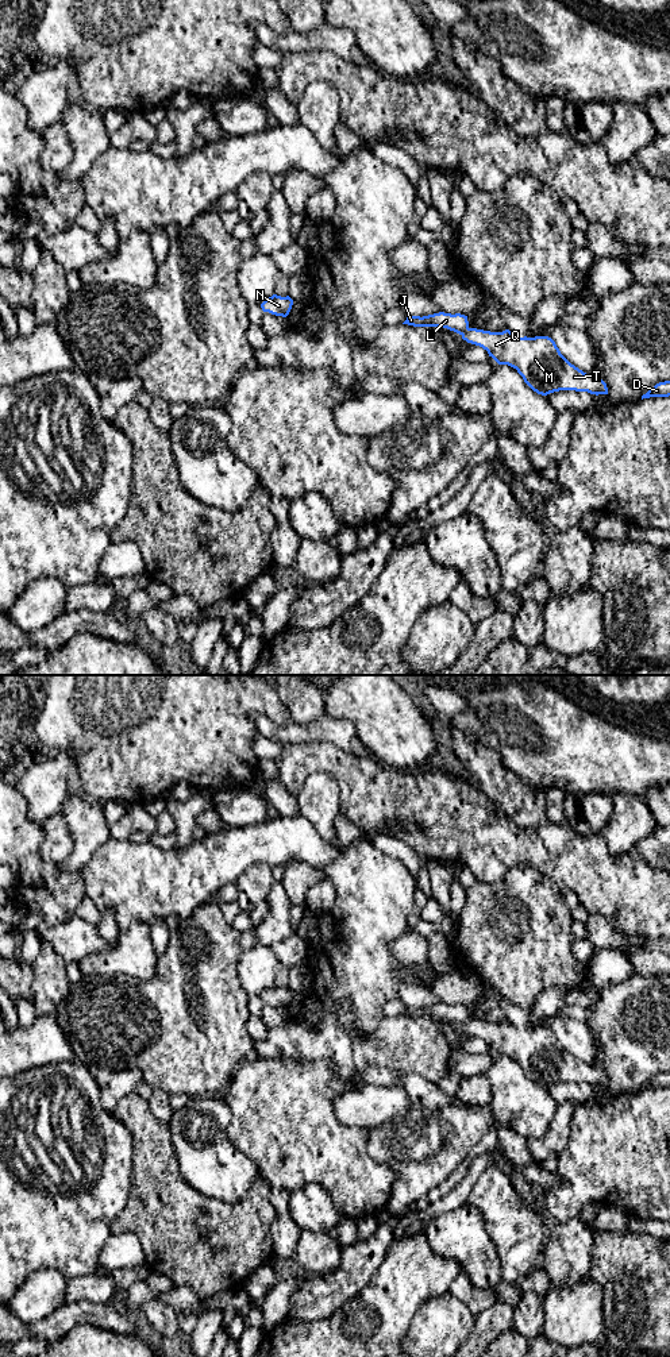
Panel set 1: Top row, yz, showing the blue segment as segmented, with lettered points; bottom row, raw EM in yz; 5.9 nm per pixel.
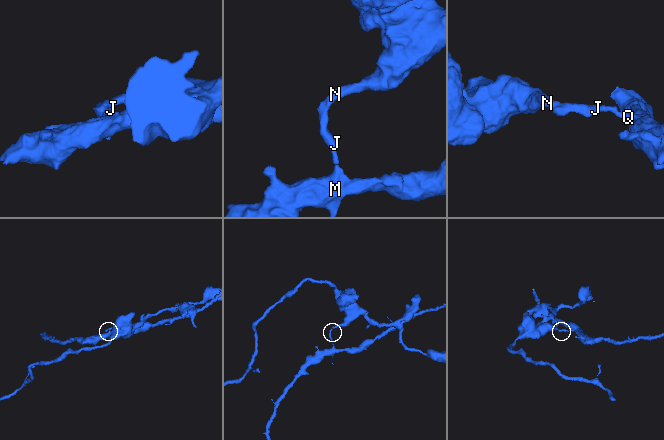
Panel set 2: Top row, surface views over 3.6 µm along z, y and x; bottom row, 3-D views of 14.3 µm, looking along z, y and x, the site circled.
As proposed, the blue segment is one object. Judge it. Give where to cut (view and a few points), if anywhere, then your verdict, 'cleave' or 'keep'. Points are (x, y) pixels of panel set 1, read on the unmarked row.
cut in yz along (469, 1020), (461, 1025); cleave

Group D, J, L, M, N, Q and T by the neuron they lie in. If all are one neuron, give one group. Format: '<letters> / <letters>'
D M Q T / J L N

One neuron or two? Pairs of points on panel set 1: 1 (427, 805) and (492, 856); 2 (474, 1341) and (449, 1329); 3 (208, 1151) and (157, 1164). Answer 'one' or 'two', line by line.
1: one
2: two
3: two

